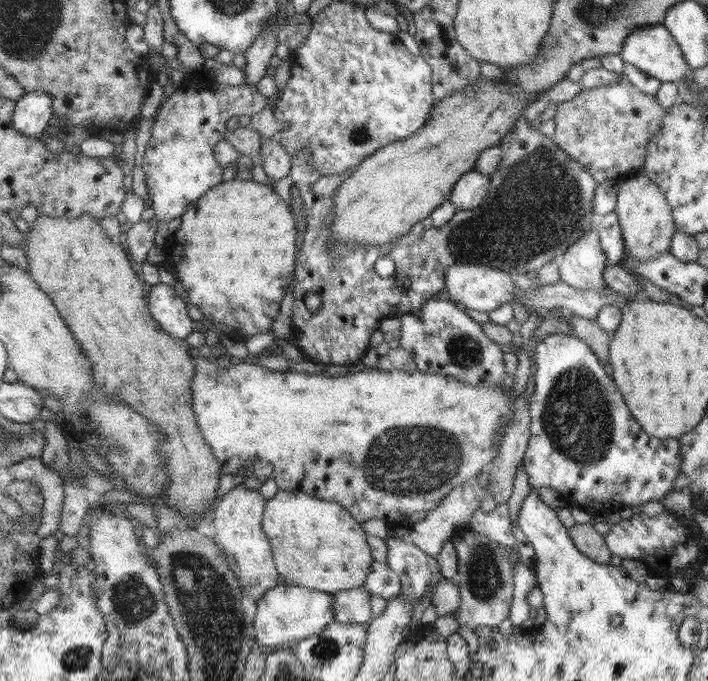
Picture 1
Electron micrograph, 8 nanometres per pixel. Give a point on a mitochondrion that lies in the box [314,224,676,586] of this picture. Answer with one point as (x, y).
(397, 462)

